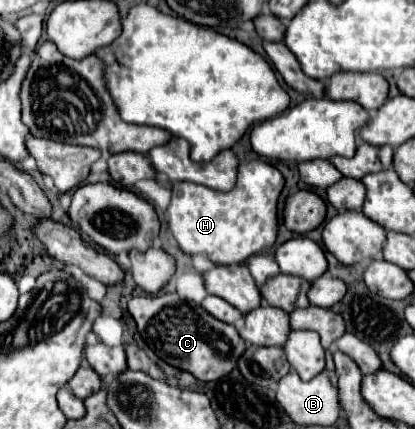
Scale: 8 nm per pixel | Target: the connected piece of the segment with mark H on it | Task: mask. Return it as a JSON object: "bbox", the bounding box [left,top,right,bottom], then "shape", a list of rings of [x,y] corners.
{"bbox":[167,160,283,266],"shape":[[[259,160],[239,166],[237,186],[231,192],[217,192],[193,182],[177,182],[173,184],[173,198],[167,208],[169,230],[187,254],[205,252],[211,262],[221,266],[243,264],[249,256],[275,244],[277,204],[283,186],[281,172]]]}

